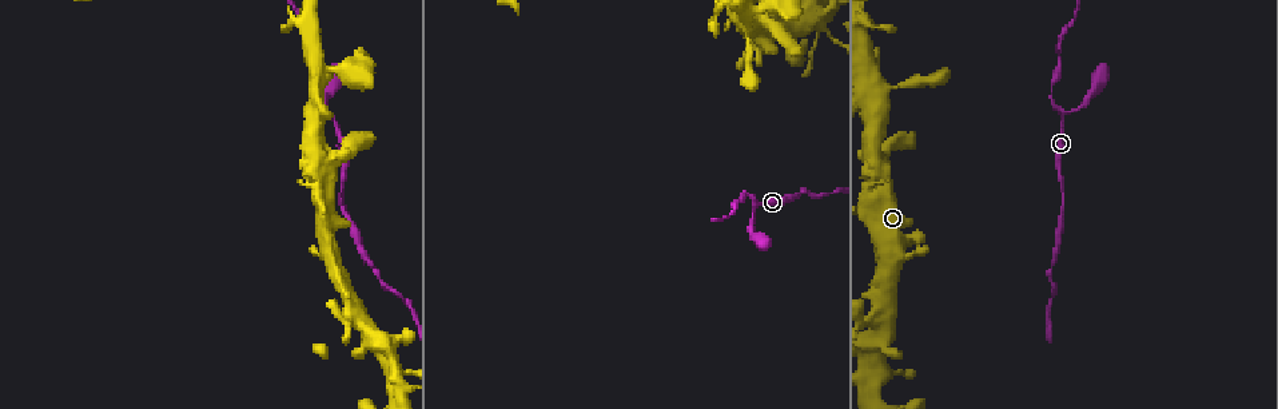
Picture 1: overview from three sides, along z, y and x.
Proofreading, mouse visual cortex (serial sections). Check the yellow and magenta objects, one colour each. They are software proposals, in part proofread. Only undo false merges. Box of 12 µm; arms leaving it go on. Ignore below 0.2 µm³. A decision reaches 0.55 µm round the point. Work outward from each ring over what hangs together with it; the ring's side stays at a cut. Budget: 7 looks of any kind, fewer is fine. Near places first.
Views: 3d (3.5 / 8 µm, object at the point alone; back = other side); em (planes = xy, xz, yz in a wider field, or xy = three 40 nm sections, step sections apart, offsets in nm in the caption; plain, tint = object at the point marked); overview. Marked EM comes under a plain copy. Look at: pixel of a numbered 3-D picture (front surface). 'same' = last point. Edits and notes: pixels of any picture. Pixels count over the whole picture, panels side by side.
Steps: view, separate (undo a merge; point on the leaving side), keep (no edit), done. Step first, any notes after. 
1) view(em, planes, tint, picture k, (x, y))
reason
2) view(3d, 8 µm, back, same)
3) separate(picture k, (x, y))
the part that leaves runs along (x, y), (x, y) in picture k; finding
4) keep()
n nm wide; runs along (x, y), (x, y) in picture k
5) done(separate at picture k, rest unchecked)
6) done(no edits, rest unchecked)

view(3d, 3.5 µm, picture 1, (889, 296))
a fork

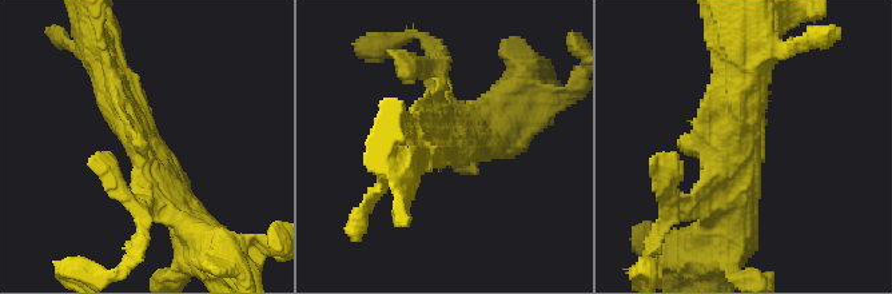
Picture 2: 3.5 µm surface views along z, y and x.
view(em, xy, step 2, tint, picture 2, (739, 151))

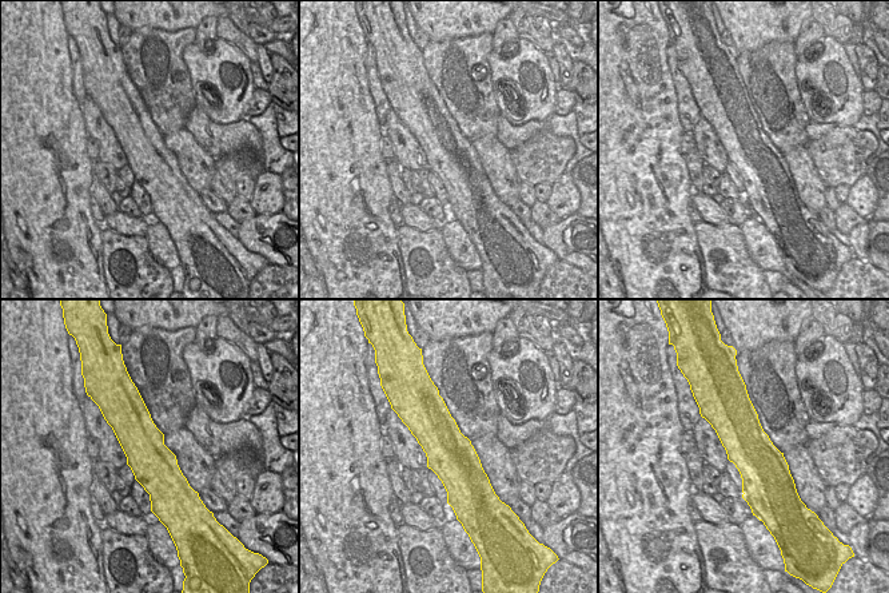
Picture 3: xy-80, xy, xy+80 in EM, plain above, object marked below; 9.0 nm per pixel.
keep()
runs along (110, 74), (122, 114), (188, 225) in picture 2; continuous, no second cell

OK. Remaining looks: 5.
view(3d, 8 µm, picture 1, (877, 372))
abrupt turn

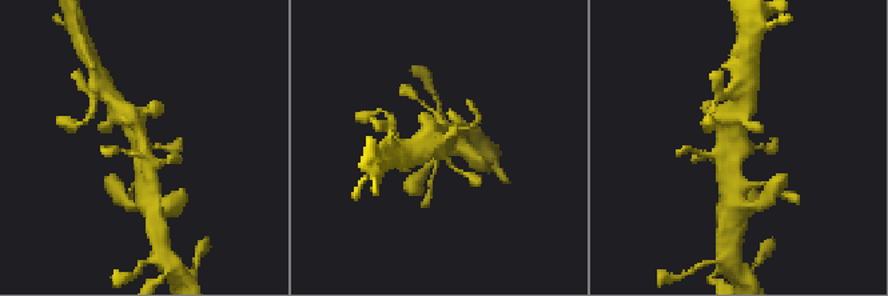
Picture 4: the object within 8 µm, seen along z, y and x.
view(3d, 3.5 µm, picture 4, (737, 150))
zoom in

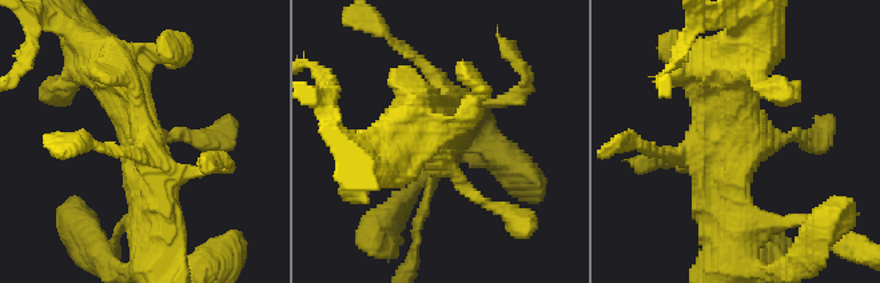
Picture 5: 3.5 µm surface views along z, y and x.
keep()
runs along (98, 62), (143, 156), (135, 222) in picture 5; continuous, no second cell

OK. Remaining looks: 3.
view(3d, 3.5 µm, back, picture 1, (878, 109))
thin arm on a thick one

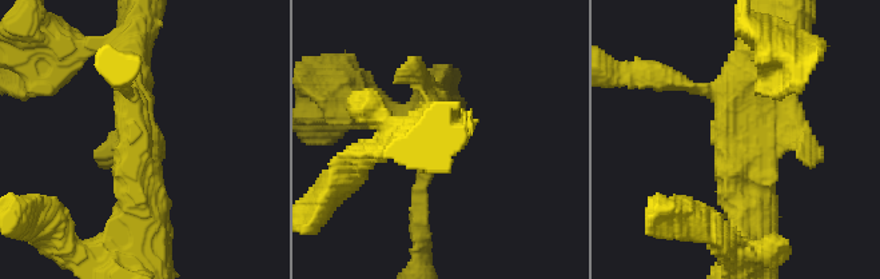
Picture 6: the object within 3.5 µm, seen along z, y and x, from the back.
view(em, xy, step 5, tint, picture 6, (137, 141))
shape alone is not enough

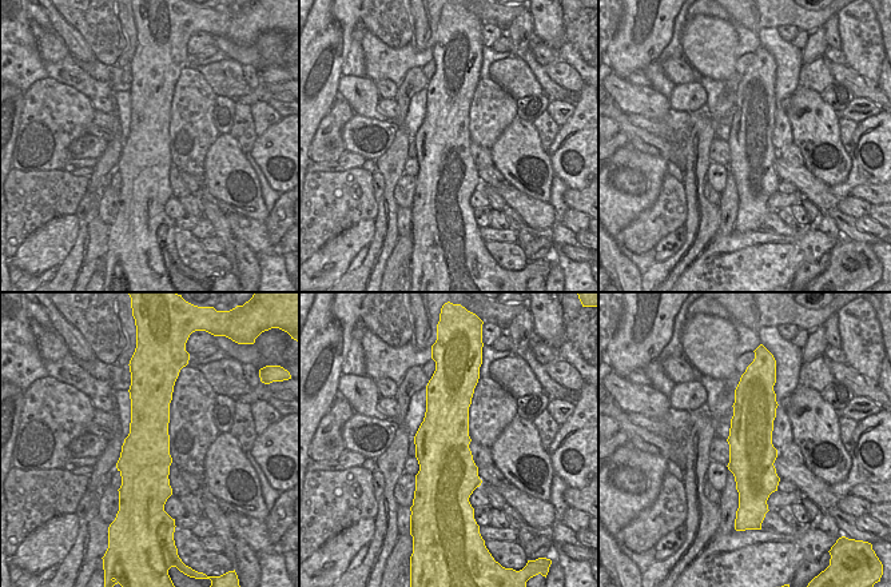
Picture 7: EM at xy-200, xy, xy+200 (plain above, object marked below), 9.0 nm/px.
keep()
runs along (748, 231), (741, 124), (763, 54) in picture 6; continuous, no second cell

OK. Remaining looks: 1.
done(no edits, rest unchecked)

